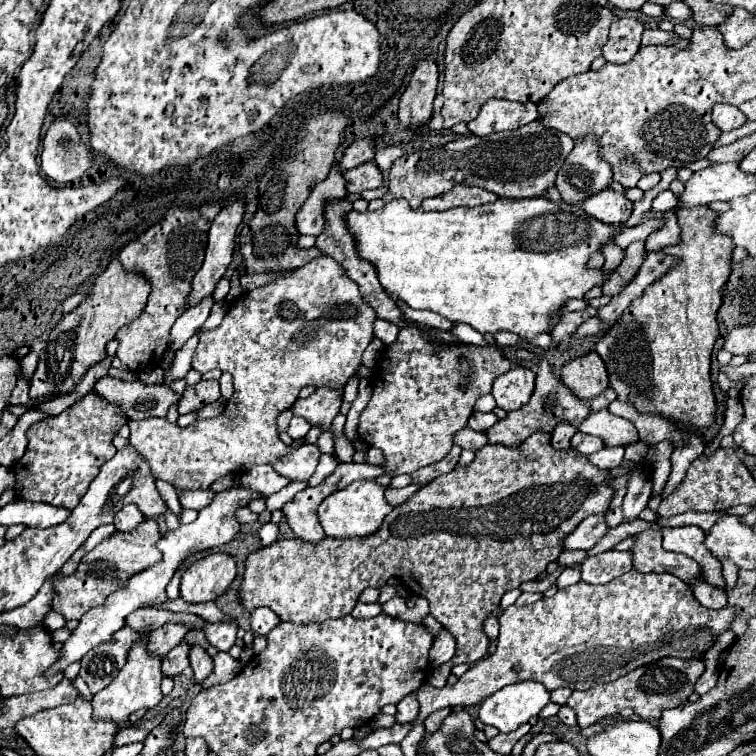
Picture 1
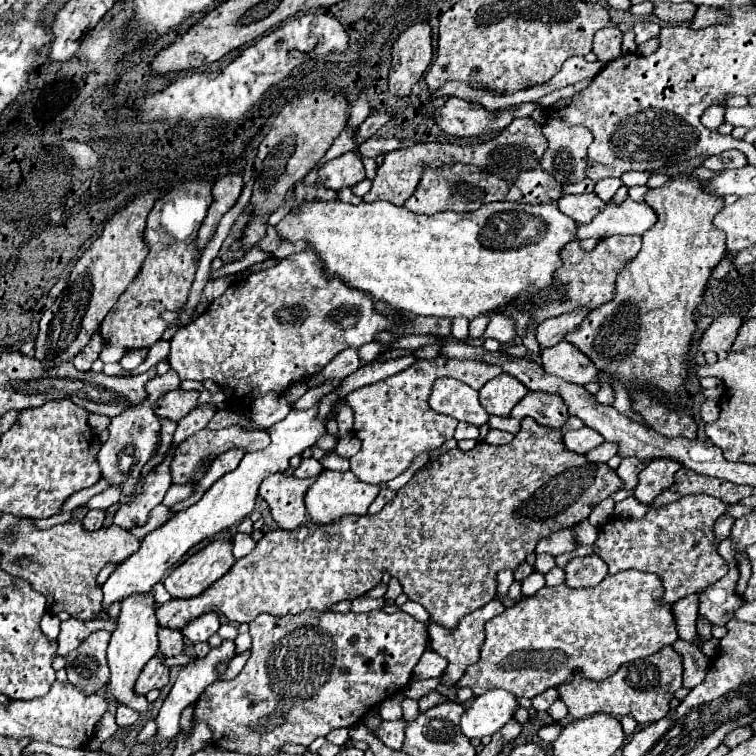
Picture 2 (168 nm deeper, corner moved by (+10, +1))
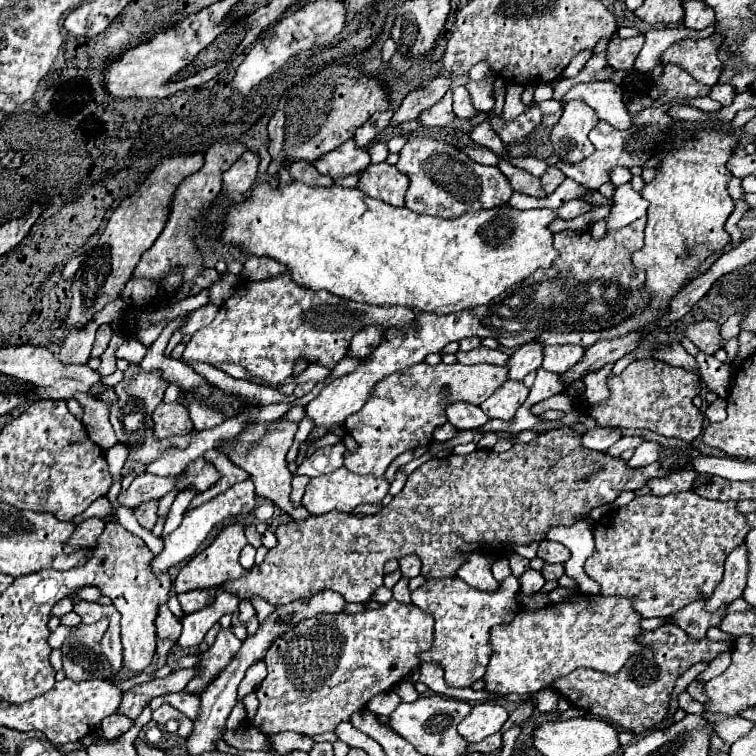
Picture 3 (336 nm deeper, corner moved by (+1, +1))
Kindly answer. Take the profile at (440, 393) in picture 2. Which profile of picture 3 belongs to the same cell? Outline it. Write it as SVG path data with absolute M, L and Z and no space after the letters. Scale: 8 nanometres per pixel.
M451 401L445 407L447 421L457 429L481 427L489 421L489 417L481 411L479 405L467 405L467 401Z

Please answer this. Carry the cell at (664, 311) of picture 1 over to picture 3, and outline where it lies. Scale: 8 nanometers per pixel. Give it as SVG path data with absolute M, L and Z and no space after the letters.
M699 131L697 137L693 141L687 141L677 153L667 155L661 161L661 167L657 169L657 177L645 185L645 189L641 191L641 195L649 201L649 213L647 213L647 227L645 227L645 247L637 253L633 253L633 265L637 269L645 271L645 291L649 293L649 301L645 305L643 311L639 311L637 315L627 317L627 321L621 321L621 325L613 325L611 329L603 329L599 333L555 333L555 331L547 331L541 337L537 337L537 341L541 341L543 345L563 345L563 343L571 343L571 345L581 345L581 347L591 347L595 345L595 341L601 339L615 339L615 337L623 337L627 333L633 333L635 329L645 329L647 323L657 323L669 309L671 299L689 283L693 281L699 273L699 265L711 257L713 253L721 253L725 245L731 243L729 233L725 231L725 221L731 215L735 201L731 199L729 191L727 191L727 183L731 179L731 173L727 171L725 163L731 157L733 149L735 149L737 137L735 135L725 135L725 133L717 133L717 131Z

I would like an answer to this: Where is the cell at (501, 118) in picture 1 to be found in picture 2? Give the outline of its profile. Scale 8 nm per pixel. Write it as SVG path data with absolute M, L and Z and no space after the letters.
M448 97L446 103L432 113L432 117L444 133L454 137L472 137L484 131L500 131L516 117L530 117L536 107L536 103L522 103L516 113L500 113L492 117L492 113L480 105L472 105L458 97Z

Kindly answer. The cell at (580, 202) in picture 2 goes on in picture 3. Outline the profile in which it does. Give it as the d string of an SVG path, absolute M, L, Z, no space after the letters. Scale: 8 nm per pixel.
M573 199L573 201L567 201L563 203L559 209L557 209L557 217L561 219L573 219L573 217L579 217L587 211L593 211L595 207L583 199Z

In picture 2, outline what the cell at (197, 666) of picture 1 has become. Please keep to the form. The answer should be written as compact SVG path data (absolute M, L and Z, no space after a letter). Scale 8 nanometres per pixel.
M160 627L158 629L158 649L164 657L174 657L180 655L184 651L184 641L182 641L182 633L178 629L168 629L168 627Z

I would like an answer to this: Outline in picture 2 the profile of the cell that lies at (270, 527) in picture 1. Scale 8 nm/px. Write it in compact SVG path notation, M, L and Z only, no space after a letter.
M236 533L236 537L234 537L234 557L236 557L236 559L246 557L246 555L254 549L254 545L256 545L256 543L250 539L250 535Z

